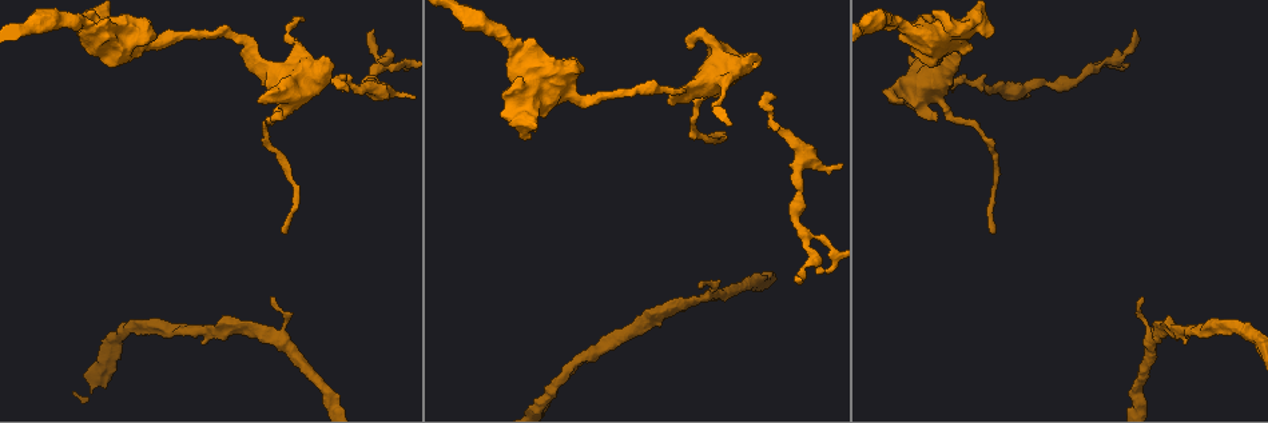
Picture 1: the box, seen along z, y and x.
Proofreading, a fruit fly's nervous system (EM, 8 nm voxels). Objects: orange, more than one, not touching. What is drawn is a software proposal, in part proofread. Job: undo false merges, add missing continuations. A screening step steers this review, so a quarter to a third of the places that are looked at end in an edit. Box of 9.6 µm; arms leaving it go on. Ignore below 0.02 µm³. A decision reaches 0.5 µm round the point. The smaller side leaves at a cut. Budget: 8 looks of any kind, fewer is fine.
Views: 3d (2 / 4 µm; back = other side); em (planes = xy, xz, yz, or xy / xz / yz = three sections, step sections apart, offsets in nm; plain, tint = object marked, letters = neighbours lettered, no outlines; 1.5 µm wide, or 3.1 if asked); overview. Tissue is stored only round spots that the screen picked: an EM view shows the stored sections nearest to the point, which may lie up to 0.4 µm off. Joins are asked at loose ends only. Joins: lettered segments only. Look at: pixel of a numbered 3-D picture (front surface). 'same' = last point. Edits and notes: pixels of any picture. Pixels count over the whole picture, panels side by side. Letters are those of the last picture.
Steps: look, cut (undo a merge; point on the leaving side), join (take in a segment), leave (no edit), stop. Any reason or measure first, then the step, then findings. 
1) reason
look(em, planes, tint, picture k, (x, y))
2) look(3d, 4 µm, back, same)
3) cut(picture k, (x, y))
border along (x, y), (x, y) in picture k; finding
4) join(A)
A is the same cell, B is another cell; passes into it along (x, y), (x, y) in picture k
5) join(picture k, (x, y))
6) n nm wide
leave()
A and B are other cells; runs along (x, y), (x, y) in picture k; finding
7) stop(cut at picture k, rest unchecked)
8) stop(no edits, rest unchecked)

thick end
look(3d, 4 µm, picture 1, (916, 25))

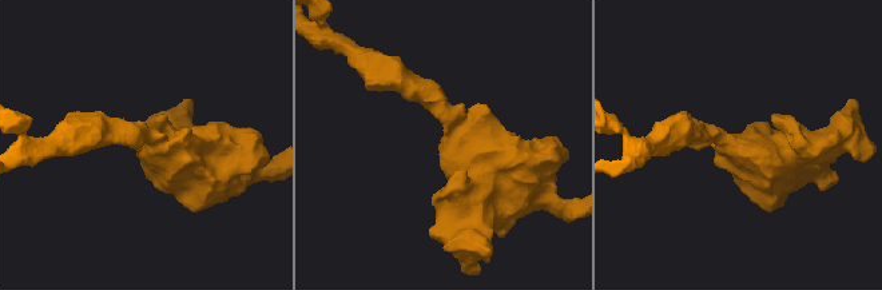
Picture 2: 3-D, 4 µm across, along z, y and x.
now the EM
look(em, xy, step 4, letters, picture 2, (146, 146))

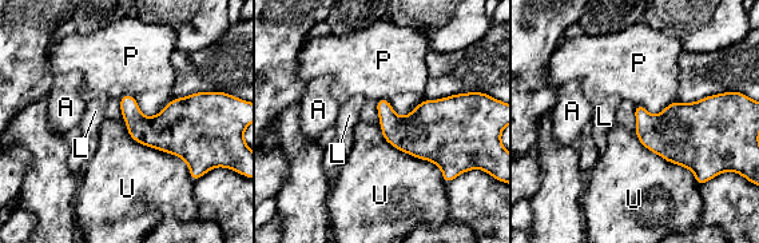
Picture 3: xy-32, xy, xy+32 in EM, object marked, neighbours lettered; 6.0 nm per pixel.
look(em, planes, letters, same)

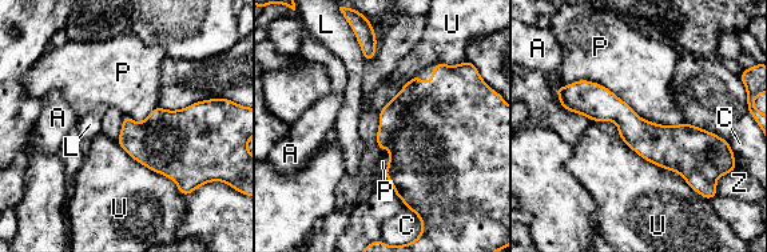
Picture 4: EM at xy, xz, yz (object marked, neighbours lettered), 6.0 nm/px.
leave()
A, C, L, P, U and Z are other cells; border along (563, 86), (684, 123) in picture 4; no lettered segment goes on from it

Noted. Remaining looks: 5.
look(em, xz, step 8, letters, picture 1, (1142, 299))

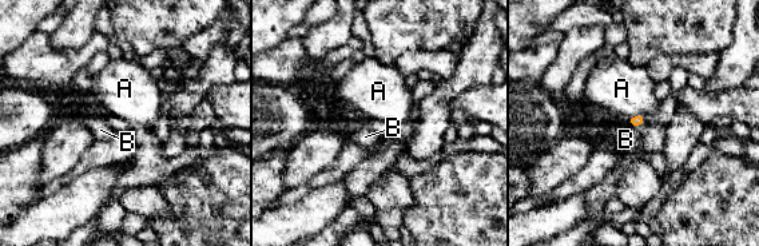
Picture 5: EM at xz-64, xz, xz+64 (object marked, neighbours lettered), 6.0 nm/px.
look(em, planes, letters, same)

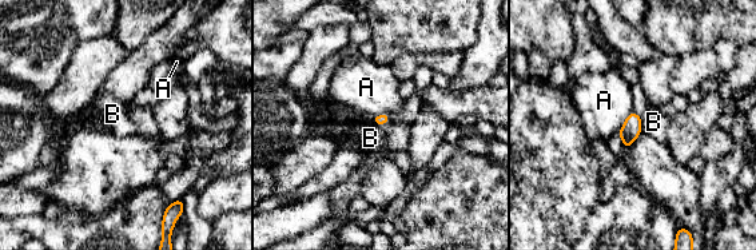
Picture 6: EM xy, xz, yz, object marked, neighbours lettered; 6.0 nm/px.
leave()
A and B are other cells; border along (640, 116), (640, 127), (643, 130) in picture 6; no lettered segment goes on from it

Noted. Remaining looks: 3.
thin end
look(3d, 2 µm, back, picture 1, (1134, 33))

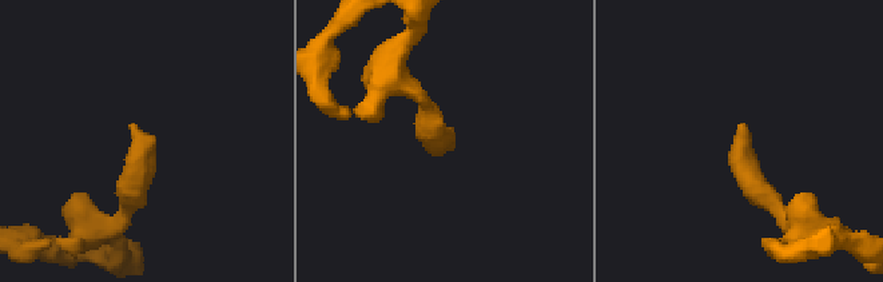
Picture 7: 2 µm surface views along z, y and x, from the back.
look(em, planes, letters, picture 7, (432, 145))

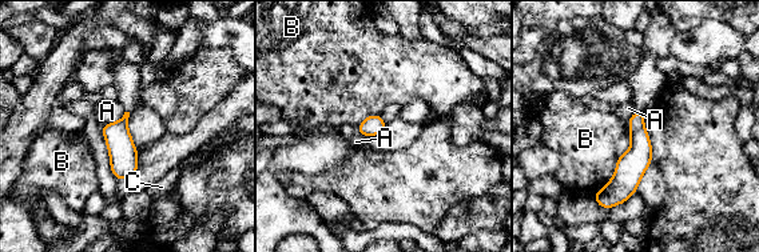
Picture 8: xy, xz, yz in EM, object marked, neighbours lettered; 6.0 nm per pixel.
leave()
A, B and C are other cells; border along (618, 158), (614, 175), (593, 195) in picture 8; no lettered segment goes on from it

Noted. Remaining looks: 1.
stop(no edits, rest unchecked)

